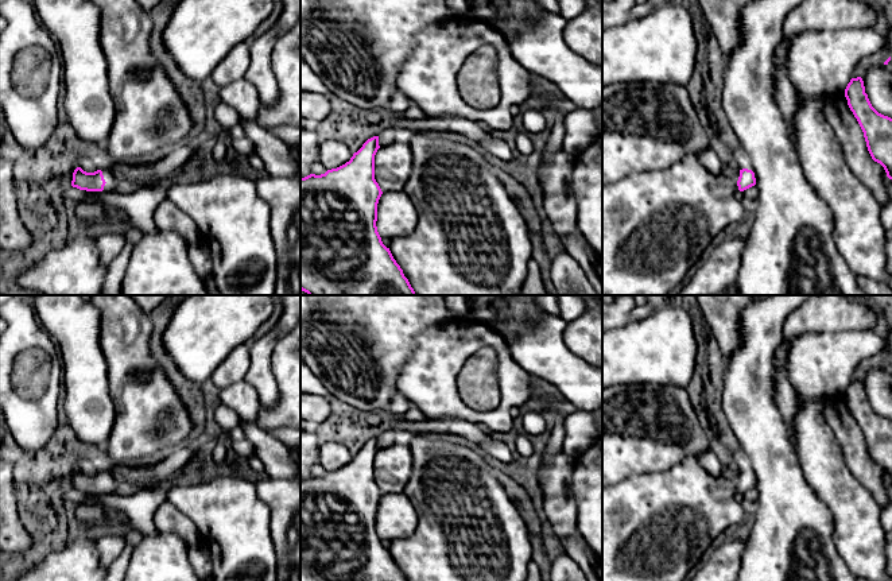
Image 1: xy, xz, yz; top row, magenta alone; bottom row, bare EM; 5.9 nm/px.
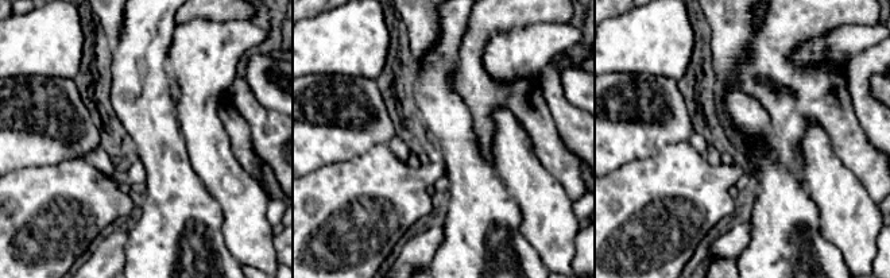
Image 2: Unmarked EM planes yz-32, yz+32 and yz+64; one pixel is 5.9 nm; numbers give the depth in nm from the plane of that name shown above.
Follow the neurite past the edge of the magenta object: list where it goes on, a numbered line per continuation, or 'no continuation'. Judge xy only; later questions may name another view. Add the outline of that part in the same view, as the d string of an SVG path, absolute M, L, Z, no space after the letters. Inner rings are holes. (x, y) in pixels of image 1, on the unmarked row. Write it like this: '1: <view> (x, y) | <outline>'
1: xy (109, 488) | M98 470L98 472L102 473L104 481L106 484L102 493L112 495L116 489L113 475L109 470Z

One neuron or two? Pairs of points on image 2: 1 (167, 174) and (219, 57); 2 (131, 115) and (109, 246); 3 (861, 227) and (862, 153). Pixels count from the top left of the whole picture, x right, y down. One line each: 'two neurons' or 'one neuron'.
1: two neurons
2: two neurons
3: two neurons

